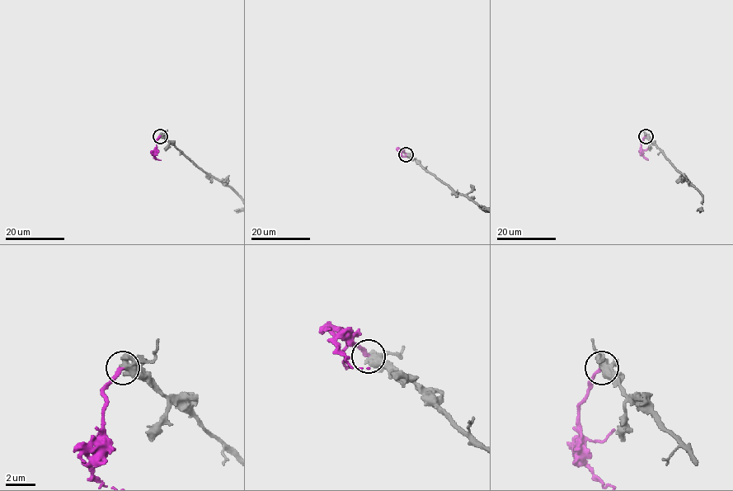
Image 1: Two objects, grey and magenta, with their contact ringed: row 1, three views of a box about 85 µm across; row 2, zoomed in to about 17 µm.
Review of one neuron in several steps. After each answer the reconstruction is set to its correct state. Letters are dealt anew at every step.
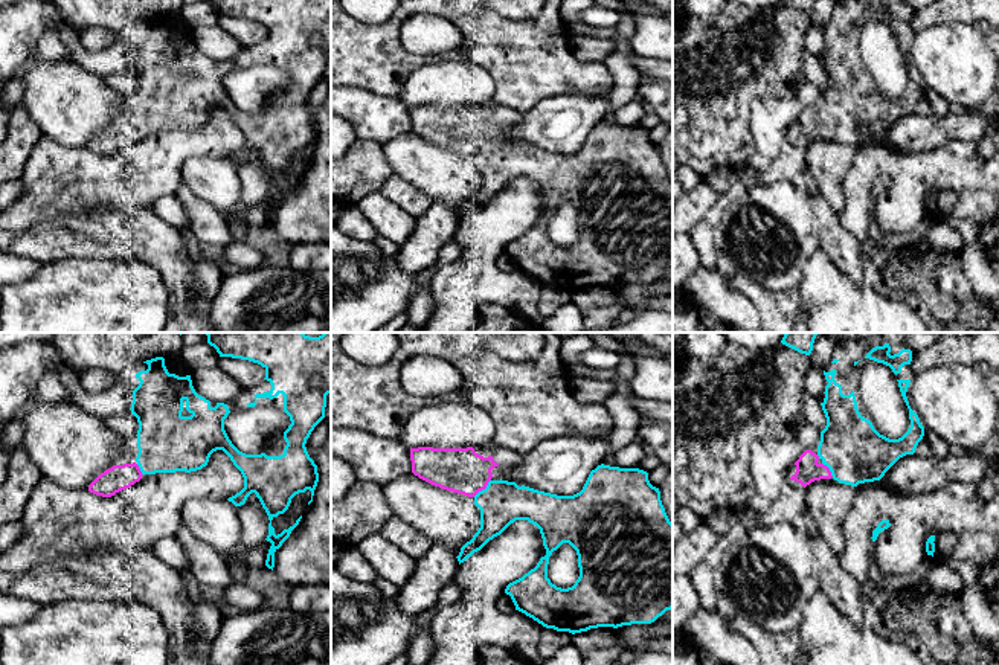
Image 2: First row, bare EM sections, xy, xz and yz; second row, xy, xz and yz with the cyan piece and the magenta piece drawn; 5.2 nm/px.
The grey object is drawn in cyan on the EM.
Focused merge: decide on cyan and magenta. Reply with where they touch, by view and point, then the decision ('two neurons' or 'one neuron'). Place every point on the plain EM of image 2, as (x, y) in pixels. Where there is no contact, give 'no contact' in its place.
xz (482, 148) | one neuron

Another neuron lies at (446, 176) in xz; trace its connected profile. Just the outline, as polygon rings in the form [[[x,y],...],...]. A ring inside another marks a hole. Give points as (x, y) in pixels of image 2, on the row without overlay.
[[[413,131],[381,143],[392,174],[424,192],[432,203],[444,203],[455,215],[480,186],[474,156],[435,145]]]

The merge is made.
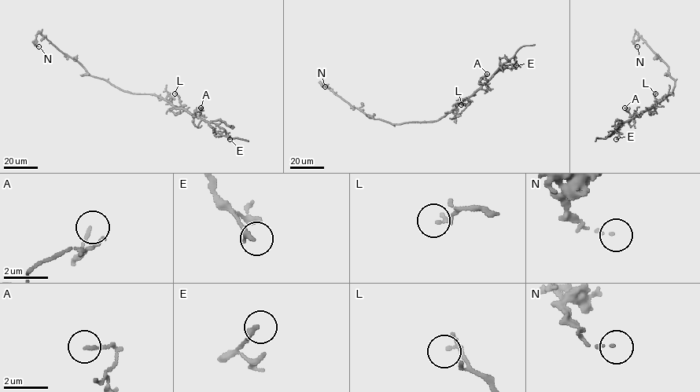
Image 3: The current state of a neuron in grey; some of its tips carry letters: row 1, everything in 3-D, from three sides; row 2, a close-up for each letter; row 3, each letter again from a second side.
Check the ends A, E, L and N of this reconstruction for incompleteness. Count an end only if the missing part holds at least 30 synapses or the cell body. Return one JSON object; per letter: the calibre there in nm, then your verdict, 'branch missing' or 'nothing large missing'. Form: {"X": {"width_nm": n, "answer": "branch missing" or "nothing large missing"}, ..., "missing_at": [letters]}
{"A": {"width_nm": 130, "answer": "nothing large missing"}, "E": {"width_nm": 240, "answer": "nothing large missing"}, "L": {"width_nm": 190, "answer": "nothing large missing"}, "N": {"width_nm": 70, "answer": "nothing large missing"}, "missing_at": []}

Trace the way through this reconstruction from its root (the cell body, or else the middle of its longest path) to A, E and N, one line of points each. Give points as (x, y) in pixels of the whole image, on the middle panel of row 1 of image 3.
A: (425, 122), (438, 120), (451, 112), (480, 86), (479, 81), (487, 74)
E: (425, 122), (438, 120), (471, 96), (495, 72), (510, 64), (513, 68), (516, 65)
N: (425, 122), (392, 124), (369, 118), (322, 82), (325, 86)

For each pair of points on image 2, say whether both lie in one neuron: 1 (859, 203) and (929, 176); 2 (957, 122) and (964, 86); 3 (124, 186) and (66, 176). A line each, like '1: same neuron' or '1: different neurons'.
1: same neuron
2: different neurons
3: same neuron

